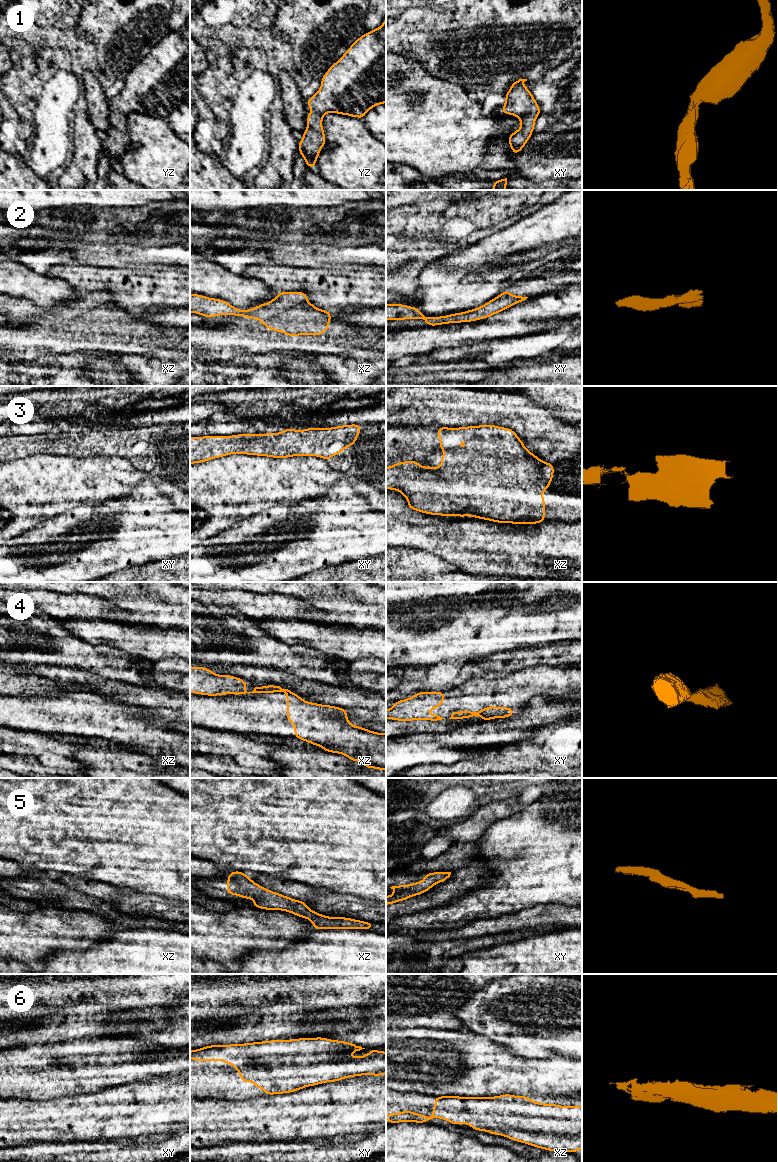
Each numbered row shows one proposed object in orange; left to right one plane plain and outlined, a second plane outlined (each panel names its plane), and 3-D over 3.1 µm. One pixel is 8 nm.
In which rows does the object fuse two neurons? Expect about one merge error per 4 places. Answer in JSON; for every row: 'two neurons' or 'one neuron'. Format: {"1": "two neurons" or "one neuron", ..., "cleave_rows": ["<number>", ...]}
{"1": "one neuron", "2": "one neuron", "3": "one neuron", "4": "two neurons", "5": "one neuron", "6": "one neuron", "cleave_rows": ["4"]}

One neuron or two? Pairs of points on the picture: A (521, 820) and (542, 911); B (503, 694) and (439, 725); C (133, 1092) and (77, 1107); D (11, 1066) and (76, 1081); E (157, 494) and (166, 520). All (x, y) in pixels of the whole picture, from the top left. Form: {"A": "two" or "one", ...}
{"A": "two", "B": "two", "C": "one", "D": "one", "E": "one"}

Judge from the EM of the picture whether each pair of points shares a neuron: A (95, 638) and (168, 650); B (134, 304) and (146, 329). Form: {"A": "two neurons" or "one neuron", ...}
{"A": "one neuron", "B": "two neurons"}

